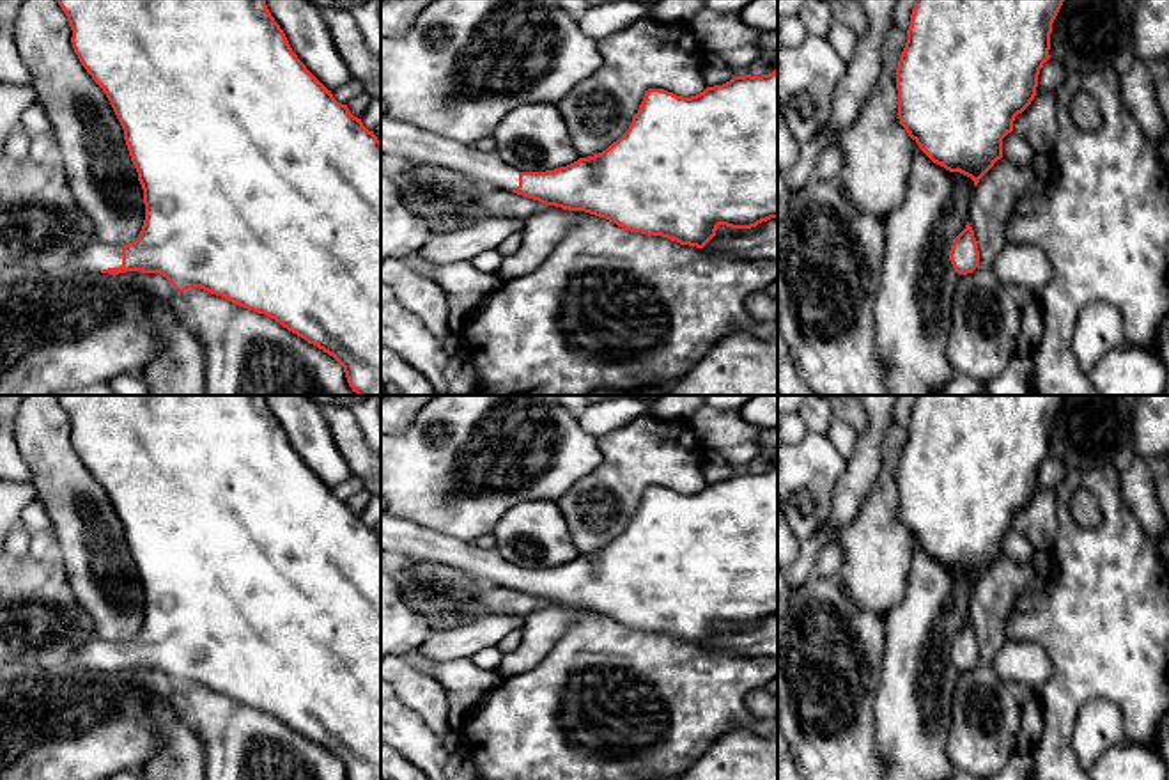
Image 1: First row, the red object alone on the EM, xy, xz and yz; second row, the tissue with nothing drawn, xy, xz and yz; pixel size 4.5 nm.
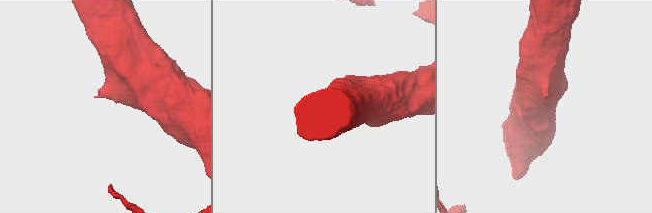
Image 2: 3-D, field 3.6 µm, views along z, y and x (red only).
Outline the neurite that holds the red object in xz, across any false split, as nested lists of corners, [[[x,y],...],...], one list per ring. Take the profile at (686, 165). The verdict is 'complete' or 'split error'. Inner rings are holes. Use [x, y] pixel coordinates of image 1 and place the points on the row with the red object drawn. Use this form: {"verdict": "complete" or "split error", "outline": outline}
{"verdict": "split error", "outline": [[[778,67],[762,76],[733,76],[723,85],[684,98],[664,89],[648,89],[629,129],[606,151],[546,172],[519,172],[496,152],[480,152],[411,124],[381,115],[381,156],[406,158],[461,172],[492,188],[514,191],[569,211],[584,211],[618,227],[646,236],[662,236],[680,245],[703,248],[719,225],[751,229],[778,218]]]}

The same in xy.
{"verdict": "split error", "outline": [[[57,0],[67,16],[69,27],[73,30],[73,48],[78,55],[81,66],[92,76],[92,80],[106,94],[122,129],[124,140],[131,156],[131,161],[138,172],[138,181],[143,190],[145,220],[138,238],[128,245],[106,245],[101,241],[92,241],[83,250],[76,254],[71,266],[90,271],[90,273],[110,273],[119,275],[126,271],[143,271],[163,275],[179,292],[191,287],[200,287],[211,294],[221,296],[239,307],[264,314],[276,323],[280,323],[289,332],[305,339],[308,344],[317,346],[329,356],[333,356],[345,372],[347,383],[358,395],[381,395],[381,142],[368,131],[361,119],[354,117],[347,105],[338,103],[331,90],[328,90],[298,58],[292,51],[283,30],[271,16],[266,0]]]}

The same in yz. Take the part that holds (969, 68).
{"verdict": "complete", "outline": [[[914,0],[907,43],[896,67],[898,119],[937,165],[979,179],[1003,158],[1003,138],[1036,96],[1038,74],[1050,58],[1052,23],[1064,0]]]}

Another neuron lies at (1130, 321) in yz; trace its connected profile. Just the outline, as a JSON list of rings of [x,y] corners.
[[[1112,66],[1070,71],[1054,94],[1054,177],[1041,195],[1018,200],[1006,241],[1040,246],[1050,264],[1050,280],[1036,292],[1043,326],[1031,355],[1033,390],[1036,395],[1102,395],[1075,360],[1073,332],[1084,308],[1109,303],[1123,314],[1126,342],[1155,347],[1158,326],[1169,314],[1169,168],[1130,113]],[[1080,90],[1098,101],[1098,129],[1084,131],[1072,119],[1070,103]]]

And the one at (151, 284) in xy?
[[[126,271],[120,275],[145,296],[158,300],[182,298],[182,292],[159,273]]]

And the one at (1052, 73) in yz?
[[[1049,58],[1038,74],[1036,92],[1056,92],[1066,76],[1066,69],[1054,58]]]

